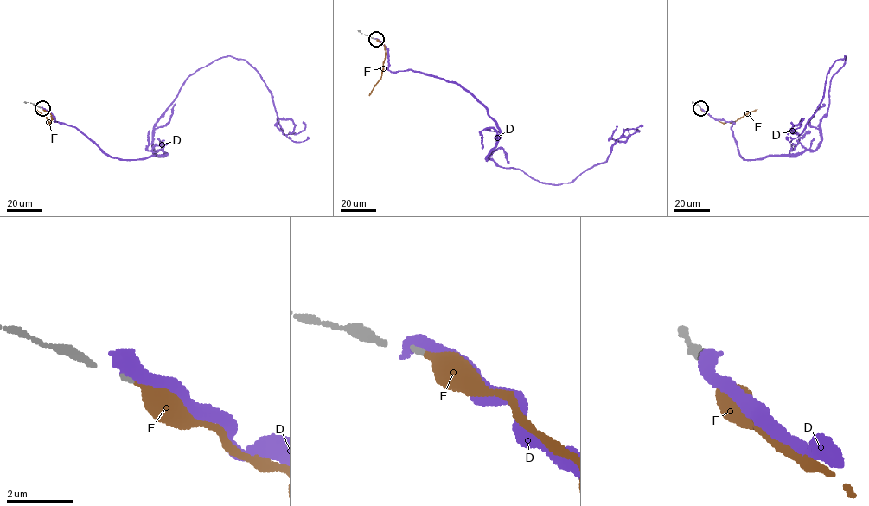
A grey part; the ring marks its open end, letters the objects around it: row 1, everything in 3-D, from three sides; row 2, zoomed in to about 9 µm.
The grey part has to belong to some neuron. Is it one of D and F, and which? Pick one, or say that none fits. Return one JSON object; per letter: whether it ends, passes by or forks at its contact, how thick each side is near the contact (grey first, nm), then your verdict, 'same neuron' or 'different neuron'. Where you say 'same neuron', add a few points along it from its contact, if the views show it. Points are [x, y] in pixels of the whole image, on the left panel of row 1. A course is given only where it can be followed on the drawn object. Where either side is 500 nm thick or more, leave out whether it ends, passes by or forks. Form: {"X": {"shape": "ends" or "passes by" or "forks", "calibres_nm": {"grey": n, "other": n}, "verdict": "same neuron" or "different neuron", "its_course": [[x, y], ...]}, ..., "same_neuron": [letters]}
{"D": {"calibres_nm": {"grey": 100, "other": 500}, "verdict": "different neuron"}, "F": {"shape": "ends", "calibres_nm": {"grey": 100, "other": 420}, "verdict": "same neuron", "its_course": [[42, 108], [51, 114], [49, 123], [35, 109]]}, "same_neuron": ["F"]}

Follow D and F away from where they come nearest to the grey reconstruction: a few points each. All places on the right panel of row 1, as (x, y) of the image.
D: (700, 108), (733, 122), (744, 159), (814, 150), (845, 55), (803, 131), (790, 132), (801, 119), (787, 134)
F: (700, 108), (723, 123), (735, 122), (757, 109)

